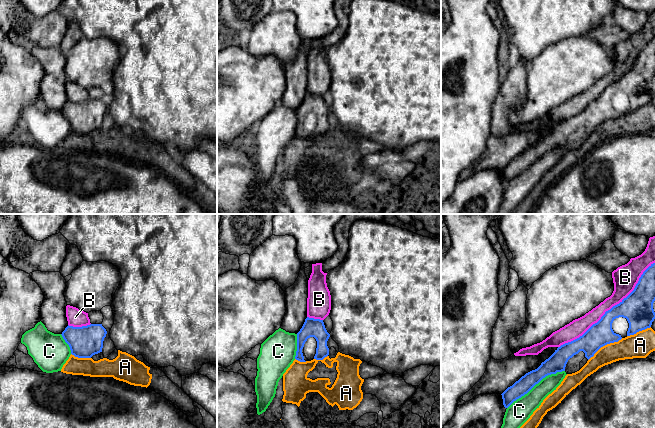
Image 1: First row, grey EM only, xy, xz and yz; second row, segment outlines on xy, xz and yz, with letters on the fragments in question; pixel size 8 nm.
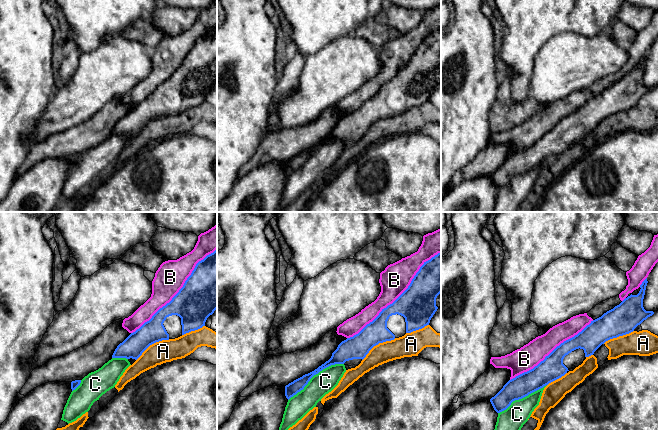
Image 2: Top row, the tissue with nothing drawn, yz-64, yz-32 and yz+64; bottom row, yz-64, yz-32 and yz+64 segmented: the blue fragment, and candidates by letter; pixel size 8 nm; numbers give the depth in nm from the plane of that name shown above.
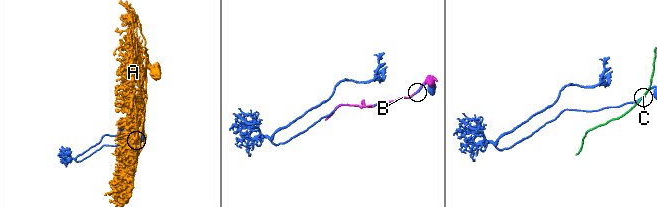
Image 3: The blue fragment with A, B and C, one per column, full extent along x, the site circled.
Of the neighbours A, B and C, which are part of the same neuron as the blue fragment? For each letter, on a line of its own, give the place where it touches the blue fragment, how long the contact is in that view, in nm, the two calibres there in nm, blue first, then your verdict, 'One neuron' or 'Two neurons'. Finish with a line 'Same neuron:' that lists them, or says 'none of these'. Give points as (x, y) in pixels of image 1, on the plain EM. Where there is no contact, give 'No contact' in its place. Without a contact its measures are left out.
A: Touches blue at yz (605, 120). Shared border 340 nm. Thickness 190 nm (blue) against 190 nm. Two neurons
B: Touches blue at yz (610, 85). Shared border 1050 nm. Thickness 240 nm (blue) against 180 nm. Two neurons
C: Touches blue at yz (535, 160). Shared border 550 nm. Thickness 150 nm (blue) against 180 nm. Two neurons
Same neuron: none of these

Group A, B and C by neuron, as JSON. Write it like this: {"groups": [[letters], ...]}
{"groups": [["A"], ["B"], ["C"]]}

